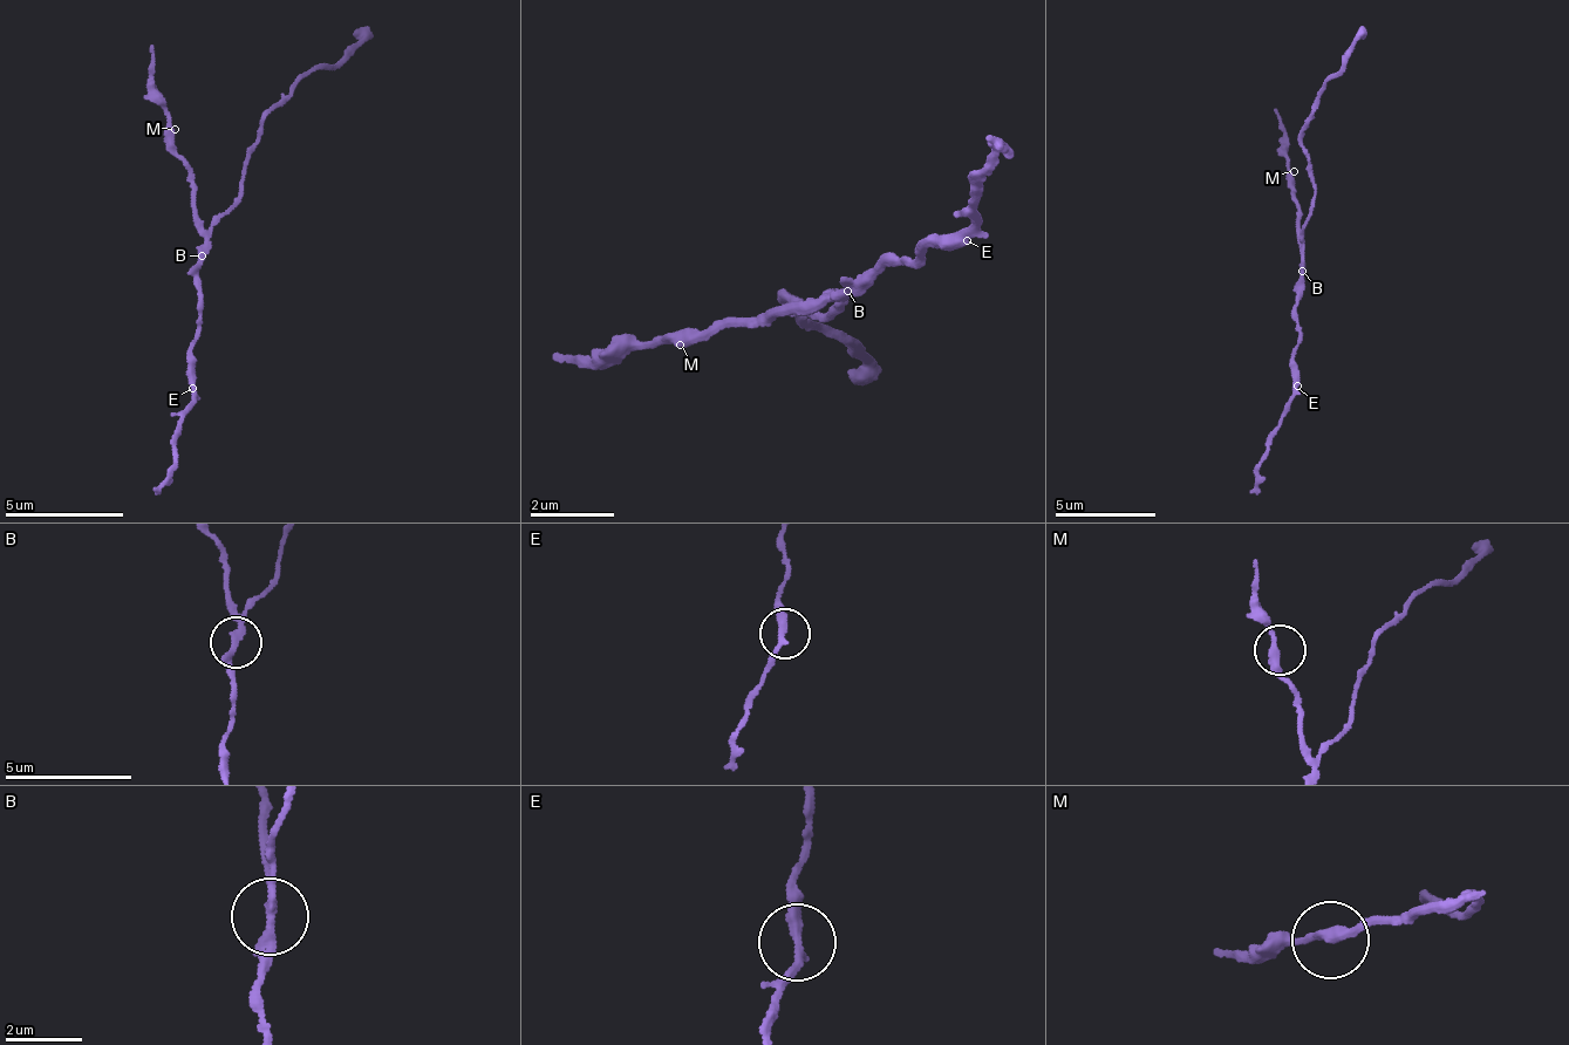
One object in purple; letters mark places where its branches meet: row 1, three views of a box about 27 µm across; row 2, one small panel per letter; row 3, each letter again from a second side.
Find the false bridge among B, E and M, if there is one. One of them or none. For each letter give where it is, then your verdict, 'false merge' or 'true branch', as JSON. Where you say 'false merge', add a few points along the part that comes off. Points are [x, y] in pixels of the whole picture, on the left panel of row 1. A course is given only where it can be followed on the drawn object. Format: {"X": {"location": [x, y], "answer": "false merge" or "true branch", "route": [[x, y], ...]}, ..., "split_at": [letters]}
{"B": {"location": [202, 255], "answer": "false merge", "route": [[203, 258], [261, 120], [314, 69], [335, 68], [375, 35]]}, "E": {"location": [192, 388], "answer": "true branch"}, "M": {"location": [175, 129], "answer": "true branch"}, "split_at": ["B"]}

